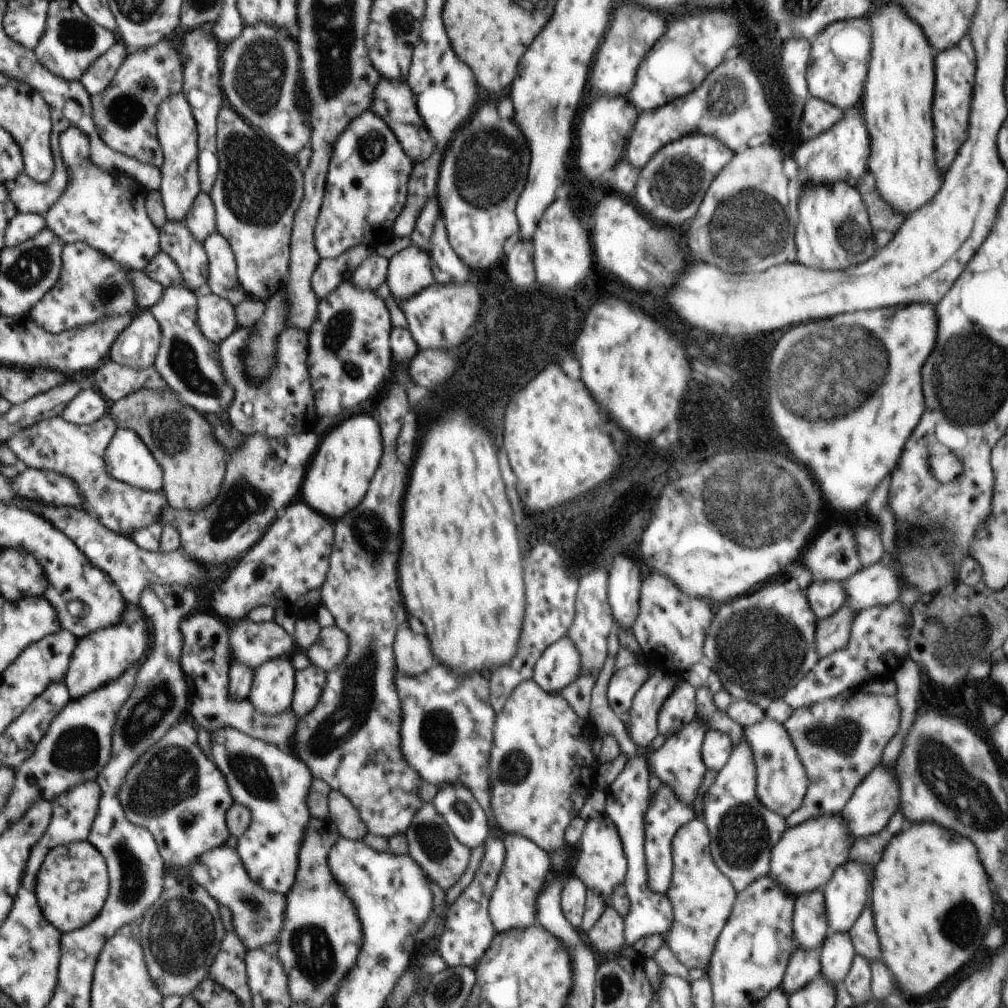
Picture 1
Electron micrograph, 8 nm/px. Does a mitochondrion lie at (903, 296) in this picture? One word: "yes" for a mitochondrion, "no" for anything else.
no

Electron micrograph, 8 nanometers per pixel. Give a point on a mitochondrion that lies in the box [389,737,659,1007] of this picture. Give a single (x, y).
(431, 837)

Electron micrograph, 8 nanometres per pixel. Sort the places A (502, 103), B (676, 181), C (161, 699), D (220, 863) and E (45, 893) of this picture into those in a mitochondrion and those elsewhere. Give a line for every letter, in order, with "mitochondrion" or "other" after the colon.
A: other
B: mitochondrion
C: mitochondrion
D: other
E: other

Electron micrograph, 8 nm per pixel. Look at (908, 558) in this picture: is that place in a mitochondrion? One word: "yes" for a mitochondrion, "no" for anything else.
no

